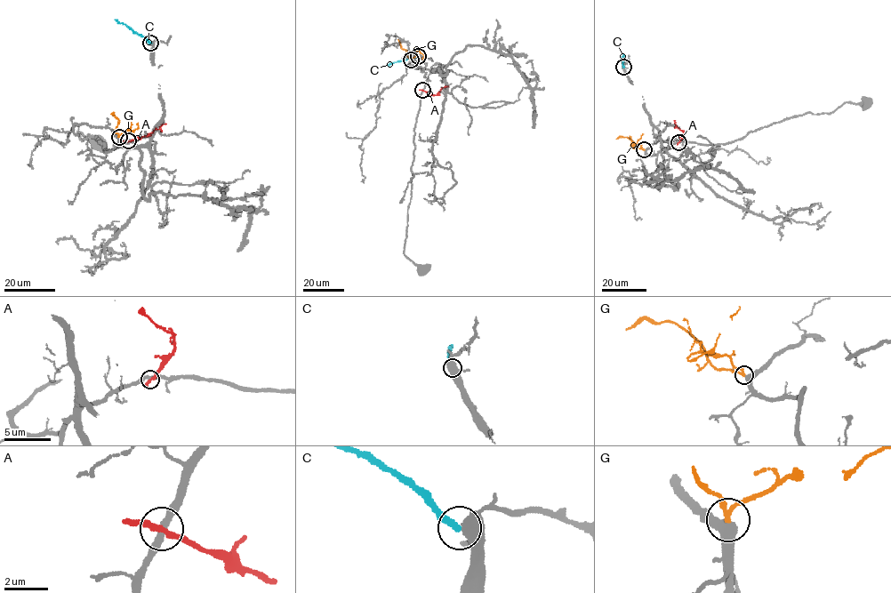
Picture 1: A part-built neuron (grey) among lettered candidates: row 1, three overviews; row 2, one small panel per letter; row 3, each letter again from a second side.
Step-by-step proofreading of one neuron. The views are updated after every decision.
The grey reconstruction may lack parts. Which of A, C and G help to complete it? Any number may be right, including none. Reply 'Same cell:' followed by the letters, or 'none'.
Same cell: G

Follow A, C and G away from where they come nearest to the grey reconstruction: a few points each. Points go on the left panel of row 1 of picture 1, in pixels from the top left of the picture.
A: (128, 140), (147, 136), (165, 124)
C: (151, 43), (114, 19)
G: (119, 137), (115, 132), (118, 121), (113, 112), (110, 114)

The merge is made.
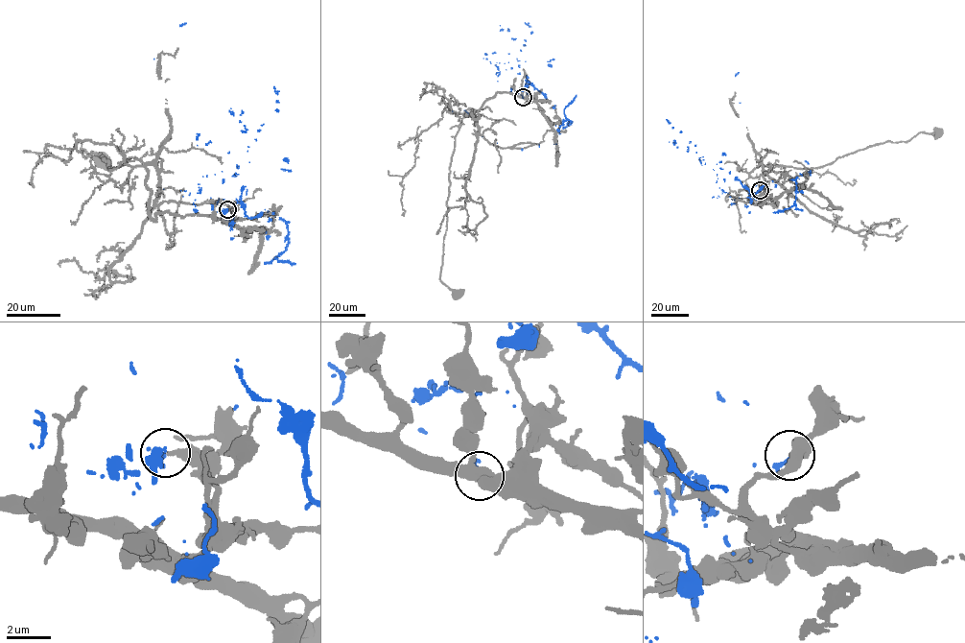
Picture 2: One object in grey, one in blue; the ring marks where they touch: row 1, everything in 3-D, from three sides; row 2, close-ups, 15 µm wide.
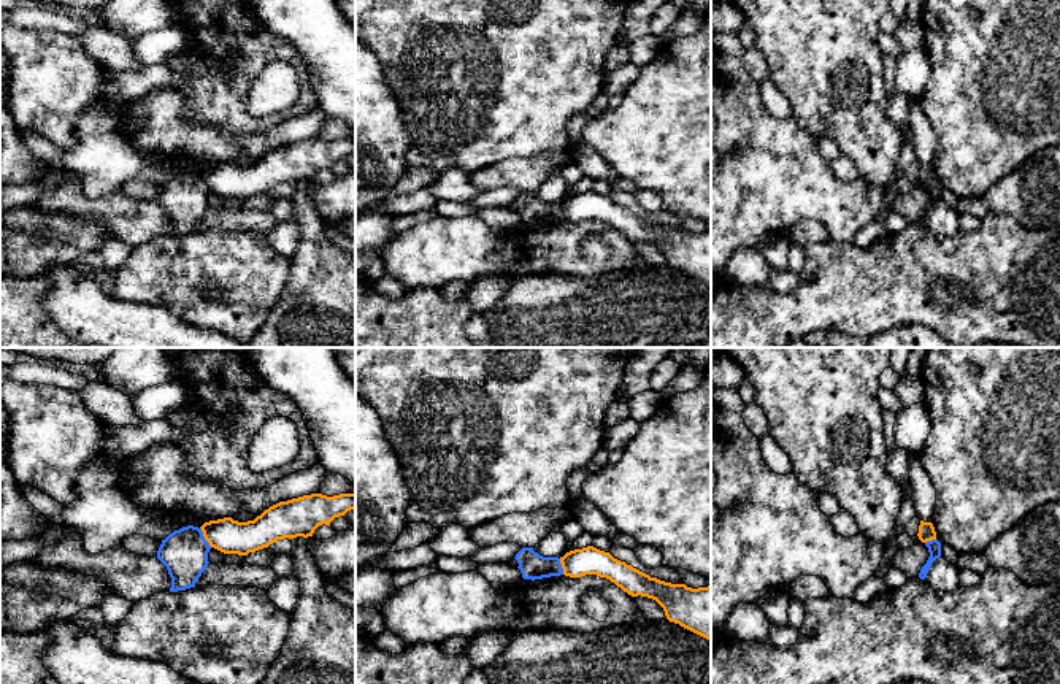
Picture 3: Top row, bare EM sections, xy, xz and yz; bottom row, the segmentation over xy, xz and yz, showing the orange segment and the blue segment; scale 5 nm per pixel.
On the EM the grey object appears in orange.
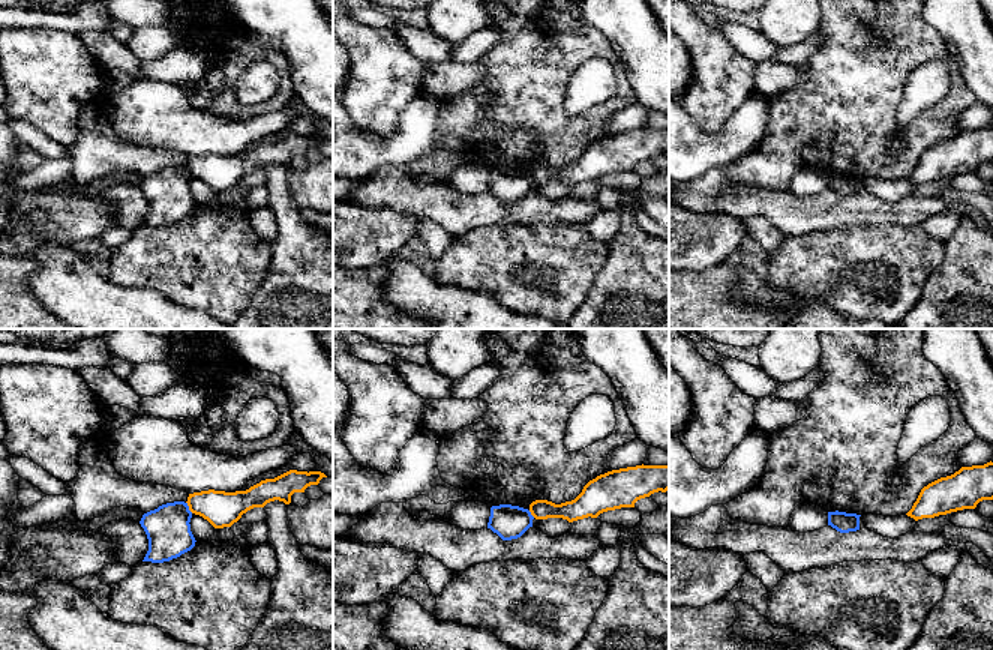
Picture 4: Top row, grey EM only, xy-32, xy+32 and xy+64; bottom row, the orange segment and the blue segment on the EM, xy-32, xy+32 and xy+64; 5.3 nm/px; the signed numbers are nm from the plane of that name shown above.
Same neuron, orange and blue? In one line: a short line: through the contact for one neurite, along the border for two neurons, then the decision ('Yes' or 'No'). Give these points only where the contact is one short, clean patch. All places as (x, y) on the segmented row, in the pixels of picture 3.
Line: xy (200, 527), (211, 546). No

